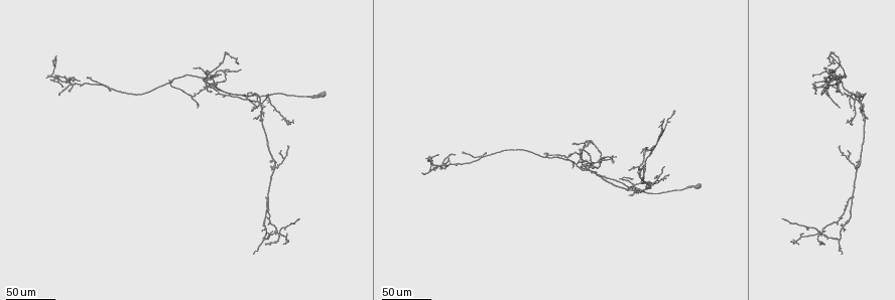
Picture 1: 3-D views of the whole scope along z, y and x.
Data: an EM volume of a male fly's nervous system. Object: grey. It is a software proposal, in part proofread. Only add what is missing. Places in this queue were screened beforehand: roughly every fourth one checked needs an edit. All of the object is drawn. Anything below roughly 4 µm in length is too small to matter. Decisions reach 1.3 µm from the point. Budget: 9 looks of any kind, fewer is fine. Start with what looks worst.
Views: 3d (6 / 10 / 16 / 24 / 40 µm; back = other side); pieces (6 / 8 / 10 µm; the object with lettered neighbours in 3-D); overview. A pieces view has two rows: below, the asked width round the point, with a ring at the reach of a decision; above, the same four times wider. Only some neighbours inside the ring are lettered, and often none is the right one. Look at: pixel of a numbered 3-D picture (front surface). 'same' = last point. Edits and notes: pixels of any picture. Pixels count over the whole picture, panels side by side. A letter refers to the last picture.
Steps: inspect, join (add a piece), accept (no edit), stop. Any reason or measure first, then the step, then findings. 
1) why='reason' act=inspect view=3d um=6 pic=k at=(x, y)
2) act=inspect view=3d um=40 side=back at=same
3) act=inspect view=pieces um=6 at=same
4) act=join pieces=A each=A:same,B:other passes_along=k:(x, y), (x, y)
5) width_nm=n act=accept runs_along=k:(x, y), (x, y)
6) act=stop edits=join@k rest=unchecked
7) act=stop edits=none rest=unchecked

why='long arm stops here' act=inspect view=3d um=40 pic=1 at=(843, 75)

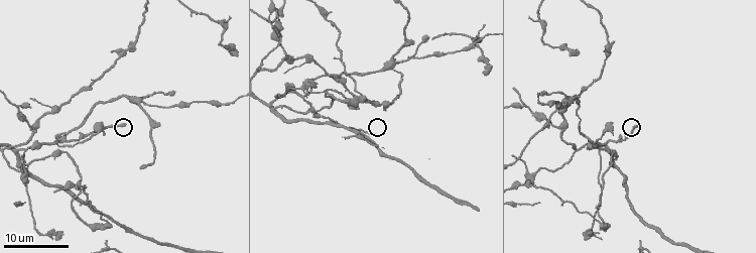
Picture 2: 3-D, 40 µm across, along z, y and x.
act=inspect view=pieces um=8 pic=2 at=(638, 123)

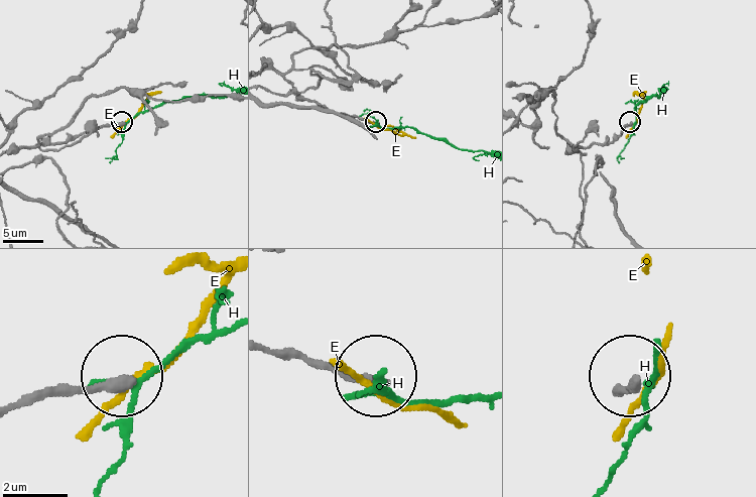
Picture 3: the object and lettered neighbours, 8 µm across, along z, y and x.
act=accept each=E:other,H:other runs_along=3:(16, 407), (119, 380) found='no lettered piece goes on from it'

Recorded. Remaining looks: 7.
why='tapers out' act=inspect view=3d um=16 pic=2 at=(23, 156)

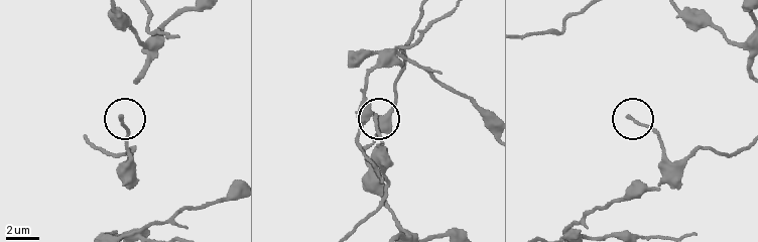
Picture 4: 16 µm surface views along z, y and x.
act=inspect view=pieces um=10 pic=4 at=(122, 117)

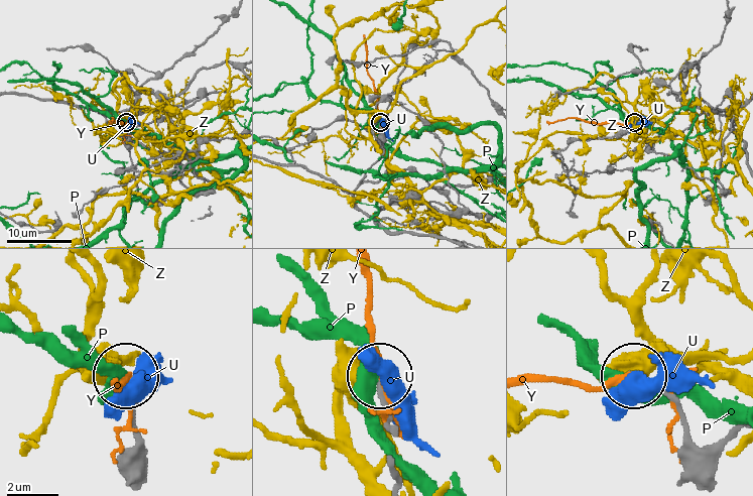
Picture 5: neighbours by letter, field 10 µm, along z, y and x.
width_nm=190 act=accept each=P:other,U:other,Y:other,Z:other runs_along=5:(741, 428), (702, 446), (663, 396), (632, 378) found='none of them fits'

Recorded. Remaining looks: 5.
why='end of a long branch' act=inspect view=3d um=16 pic=2 at=(344, 137)

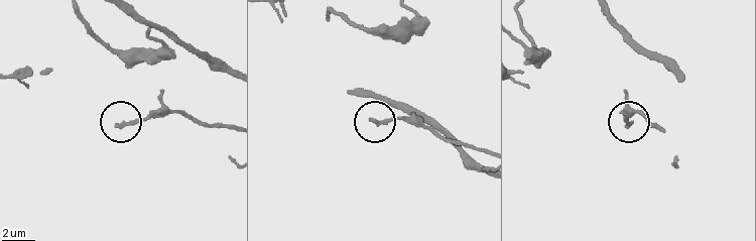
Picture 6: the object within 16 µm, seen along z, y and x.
why='see the neighbours' act=inspect view=pieces um=6 pic=6 at=(373, 119)

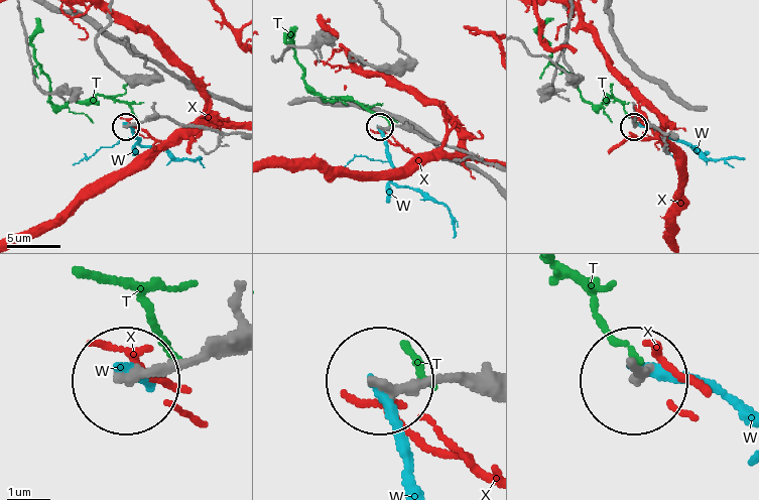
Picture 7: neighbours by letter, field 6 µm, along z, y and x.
act=accept each=T:other,W:other,X:other runs_along=7:(232, 351), (127, 380) found='no lettered piece goes on from it'

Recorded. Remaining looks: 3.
why='free end' act=inspect view=3d um=24 pic=1 at=(483, 152)

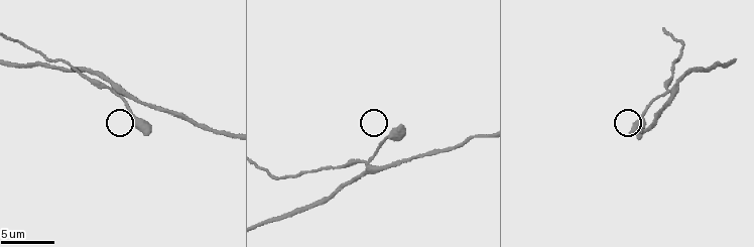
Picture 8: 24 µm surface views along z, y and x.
act=inspect view=pieces um=8 pic=8 at=(631, 131)

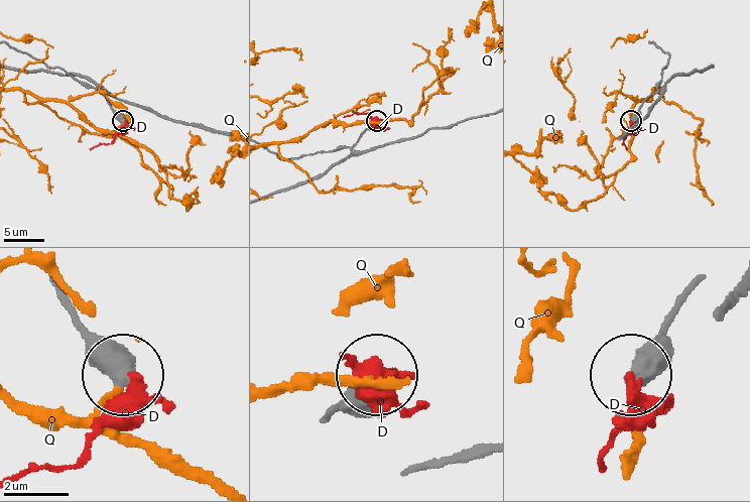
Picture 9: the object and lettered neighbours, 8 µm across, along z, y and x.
width_nm=490 act=accept each=D:other,Q:other runs_along=9:(690, 294), (633, 373) found='none of them fits'

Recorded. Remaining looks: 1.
act=stop edits=none rest=unchecked

